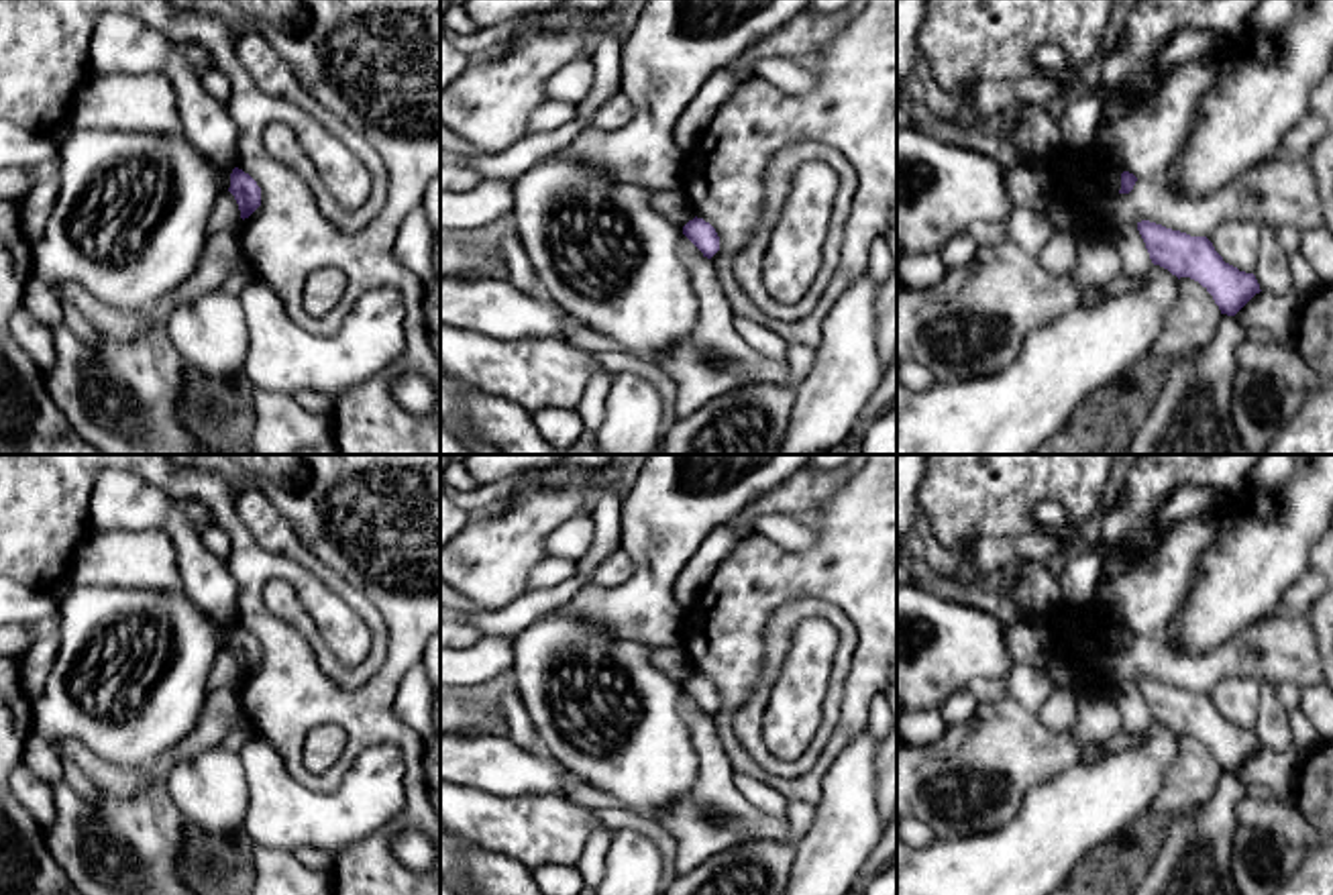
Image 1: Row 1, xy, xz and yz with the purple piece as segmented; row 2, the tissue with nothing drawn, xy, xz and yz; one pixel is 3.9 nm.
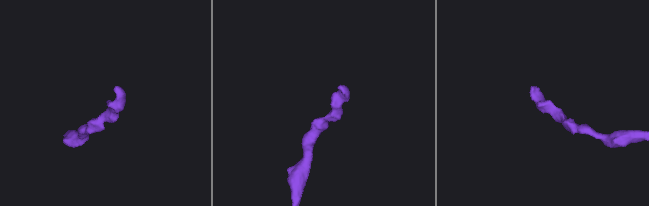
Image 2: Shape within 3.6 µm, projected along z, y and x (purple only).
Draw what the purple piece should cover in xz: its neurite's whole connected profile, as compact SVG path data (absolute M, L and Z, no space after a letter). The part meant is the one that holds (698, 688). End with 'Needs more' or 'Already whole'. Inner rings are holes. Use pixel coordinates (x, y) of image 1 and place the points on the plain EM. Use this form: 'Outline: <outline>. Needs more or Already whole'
Outline: M693 675L683 683L683 691L703 709L703 714L711 716L719 707L719 693L715 685L703 675Z. Already whole

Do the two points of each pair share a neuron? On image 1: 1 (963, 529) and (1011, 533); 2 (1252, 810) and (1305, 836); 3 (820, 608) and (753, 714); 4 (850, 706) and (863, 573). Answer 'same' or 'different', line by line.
1: same
2: same
3: same
4: same

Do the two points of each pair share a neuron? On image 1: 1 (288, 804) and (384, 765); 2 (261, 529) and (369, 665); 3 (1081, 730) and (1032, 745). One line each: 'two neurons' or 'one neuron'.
1: one neuron
2: one neuron
3: one neuron

